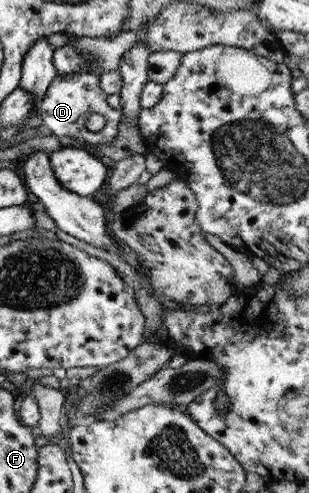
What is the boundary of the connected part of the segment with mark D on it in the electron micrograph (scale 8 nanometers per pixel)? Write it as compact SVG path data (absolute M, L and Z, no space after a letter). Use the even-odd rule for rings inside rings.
M95 72L77 73L77 74L57 74L49 83L49 86L44 92L44 97L39 101L36 108L36 116L40 118L41 125L47 127L55 137L67 136L67 138L74 138L76 142L84 142L85 148L93 148L91 151L94 153L94 148L101 144L109 144L117 134L117 126L122 119L122 112L119 109L111 108L107 104L107 95L101 91L98 83L99 74ZM91 114L99 114L105 119L103 130L98 132L88 132L85 128L85 122Z

